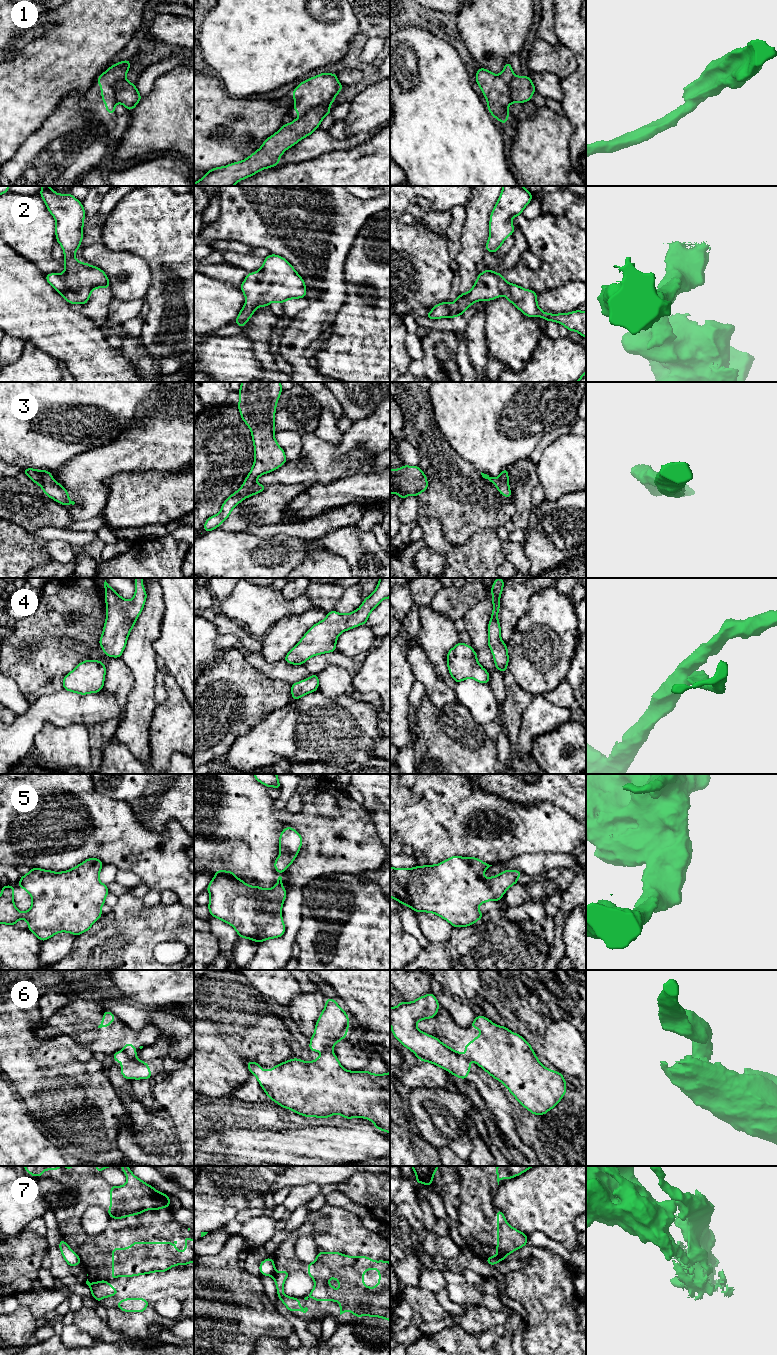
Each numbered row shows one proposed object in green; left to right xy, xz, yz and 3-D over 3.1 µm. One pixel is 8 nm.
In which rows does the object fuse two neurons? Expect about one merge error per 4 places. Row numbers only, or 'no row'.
1, 6, 7

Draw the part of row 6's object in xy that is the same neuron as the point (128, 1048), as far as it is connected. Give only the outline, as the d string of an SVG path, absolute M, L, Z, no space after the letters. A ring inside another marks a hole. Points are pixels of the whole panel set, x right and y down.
M126 1043L122 1051L125 1052L131 1058L137 1058L136 1049L131 1043Z

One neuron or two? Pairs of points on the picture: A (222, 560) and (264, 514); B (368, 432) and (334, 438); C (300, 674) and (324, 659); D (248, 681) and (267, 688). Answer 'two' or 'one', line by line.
A: two
B: two
C: two
D: one

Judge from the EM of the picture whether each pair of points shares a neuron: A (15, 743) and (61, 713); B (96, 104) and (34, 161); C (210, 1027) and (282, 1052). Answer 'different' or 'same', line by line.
A: same
B: same
C: same

